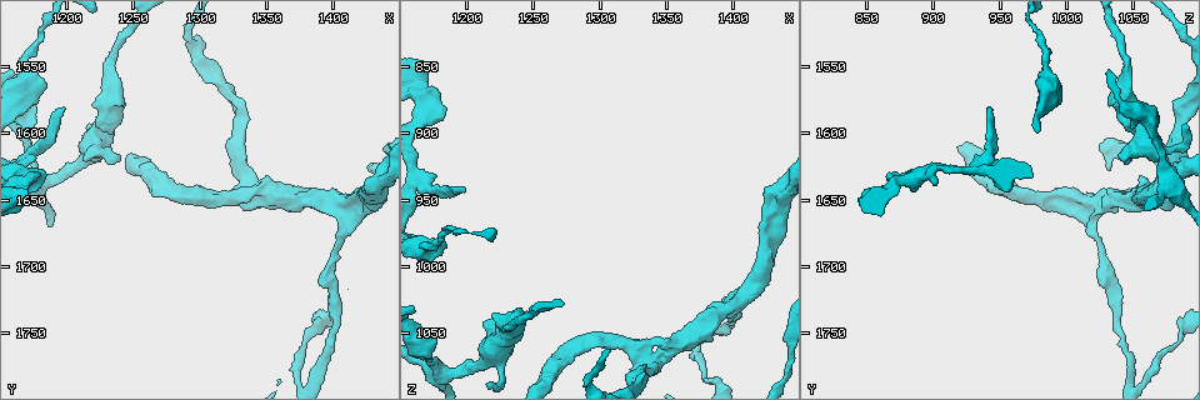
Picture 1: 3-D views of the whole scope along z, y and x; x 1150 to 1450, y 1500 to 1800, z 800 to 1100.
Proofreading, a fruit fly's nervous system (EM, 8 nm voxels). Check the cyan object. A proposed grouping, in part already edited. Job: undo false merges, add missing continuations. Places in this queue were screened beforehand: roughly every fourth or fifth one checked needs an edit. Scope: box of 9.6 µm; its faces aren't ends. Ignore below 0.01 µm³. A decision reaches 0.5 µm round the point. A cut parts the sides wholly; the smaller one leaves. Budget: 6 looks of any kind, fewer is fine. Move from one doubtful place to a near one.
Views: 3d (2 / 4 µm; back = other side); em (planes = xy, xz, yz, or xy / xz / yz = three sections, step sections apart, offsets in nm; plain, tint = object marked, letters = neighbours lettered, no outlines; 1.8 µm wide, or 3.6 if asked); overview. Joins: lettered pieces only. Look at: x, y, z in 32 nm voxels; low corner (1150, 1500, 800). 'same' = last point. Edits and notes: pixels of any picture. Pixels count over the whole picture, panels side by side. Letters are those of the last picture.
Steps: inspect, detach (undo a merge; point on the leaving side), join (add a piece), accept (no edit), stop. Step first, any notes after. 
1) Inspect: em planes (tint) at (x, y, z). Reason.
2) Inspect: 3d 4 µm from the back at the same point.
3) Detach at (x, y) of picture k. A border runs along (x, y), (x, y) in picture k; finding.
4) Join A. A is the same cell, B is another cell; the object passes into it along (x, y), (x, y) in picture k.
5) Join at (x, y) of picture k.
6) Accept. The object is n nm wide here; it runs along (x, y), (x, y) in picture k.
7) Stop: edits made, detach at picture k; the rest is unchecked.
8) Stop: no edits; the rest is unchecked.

Inspect: em yz step 16 (letters) at (1210, 1618, 1044). Free end.

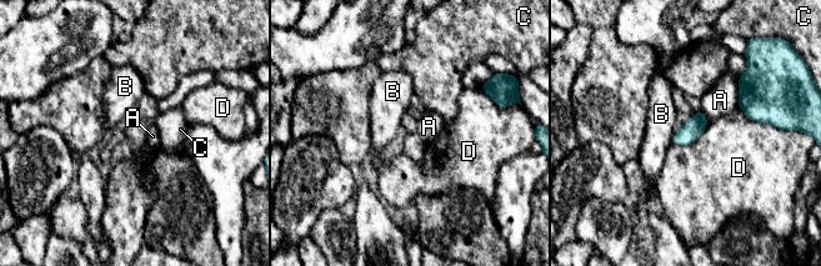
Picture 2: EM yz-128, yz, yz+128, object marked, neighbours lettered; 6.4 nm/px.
Accept. A, B, C and D are other cells; a border runs along (739, 78), (739, 100), (736, 105) in picture 2; no lettered piece goes on from it.

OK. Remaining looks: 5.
Inspect: em planes (letters) at (1342, 1646, 1072). Three-way junction.

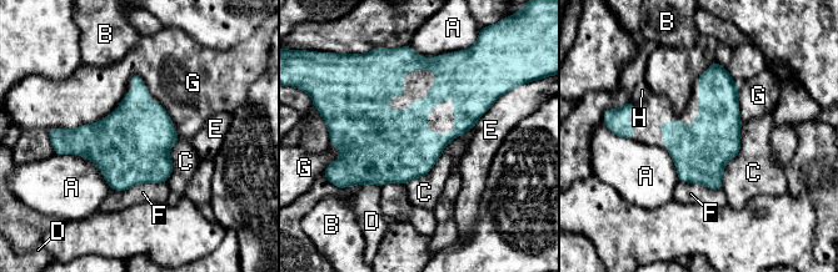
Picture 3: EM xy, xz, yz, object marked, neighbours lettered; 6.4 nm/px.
Accept. A, B, C, D, E, F, G and H are other cells; a border runs along (742, 121), (722, 187) in picture 3; one cell here.

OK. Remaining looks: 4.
Inspect: 3d 4 µm at (1412, 1652, 1020). Sharp bend.

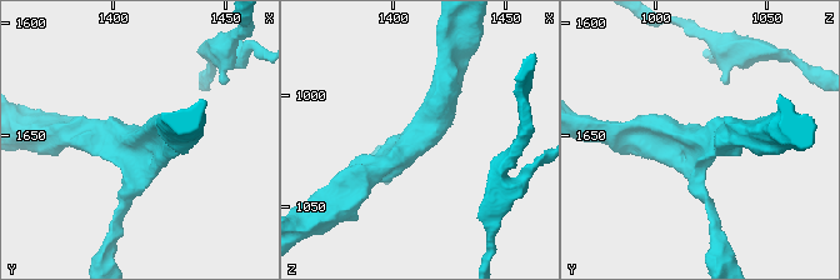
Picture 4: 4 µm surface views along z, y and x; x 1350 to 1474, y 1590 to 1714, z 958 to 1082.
Inspect: em xy step 8 (tint) at (1412, 1652, 1020).

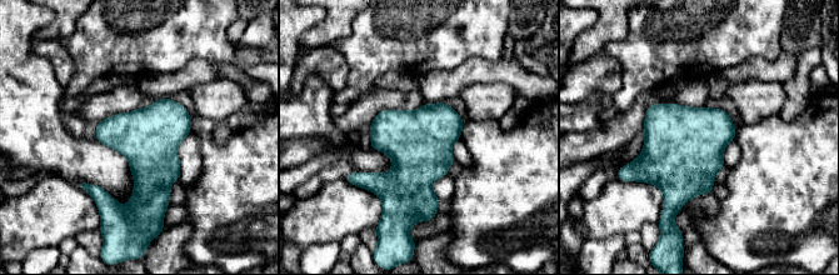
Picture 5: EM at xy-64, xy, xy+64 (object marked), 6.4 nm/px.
Inspect: em planes (letters) at the same point.

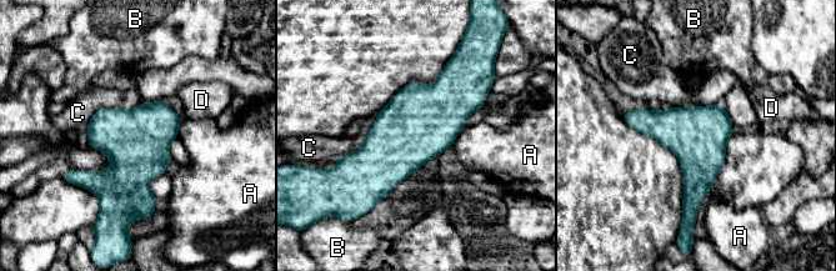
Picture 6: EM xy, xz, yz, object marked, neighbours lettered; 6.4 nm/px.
Accept. A, B, C and D are other cells; a border runs along (141, 101), (99, 109), (86, 123) in picture 6; one cell here.

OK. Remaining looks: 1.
Stop: no edits; the rest is unchecked.

